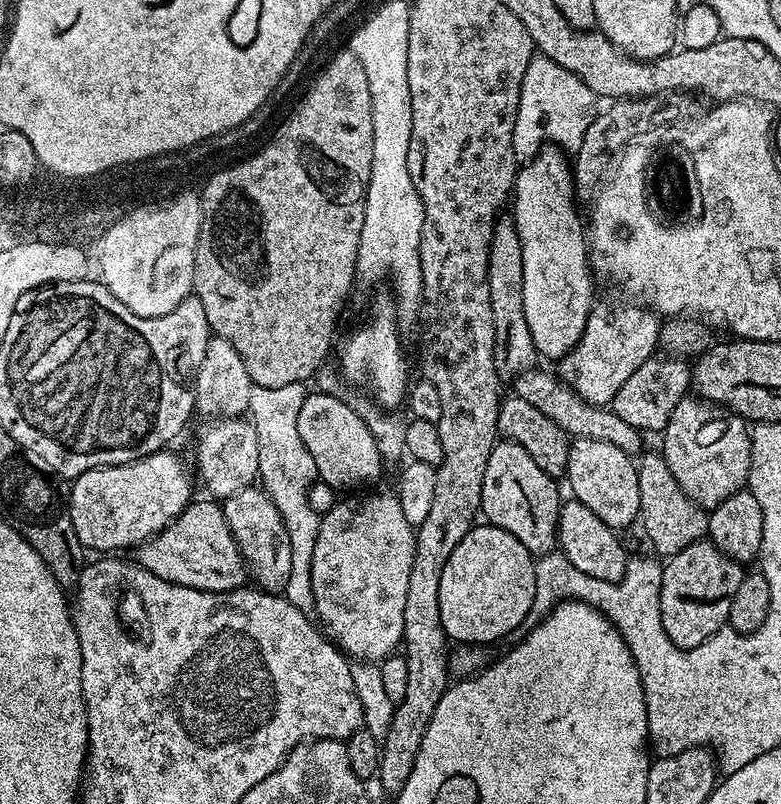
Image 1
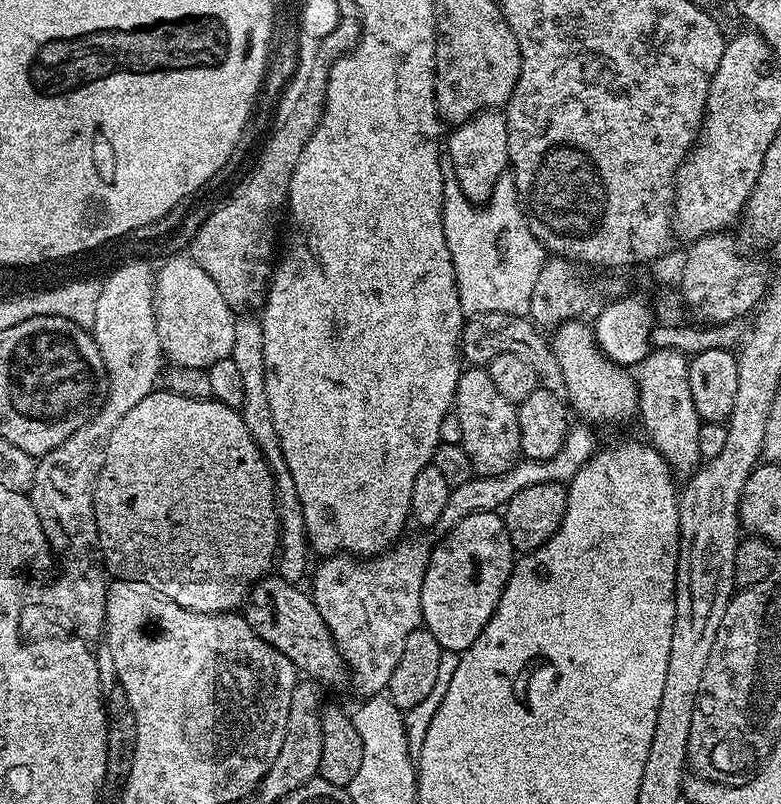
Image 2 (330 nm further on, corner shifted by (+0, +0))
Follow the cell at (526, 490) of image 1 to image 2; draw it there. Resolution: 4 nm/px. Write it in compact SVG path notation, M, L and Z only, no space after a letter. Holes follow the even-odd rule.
M468 366L458 378L454 411L462 425L460 445L470 454L472 471L477 476L506 474L521 459L520 431L518 430L517 405L510 403L499 392L490 378L487 367Z

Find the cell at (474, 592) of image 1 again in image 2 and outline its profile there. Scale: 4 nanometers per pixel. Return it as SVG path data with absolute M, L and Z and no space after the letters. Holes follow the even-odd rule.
M500 512L470 514L462 518L462 522L458 522L458 526L454 526L441 540L444 541L433 547L432 557L426 566L426 578L422 578L422 624L430 630L430 634L434 634L434 638L438 638L444 651L459 654L471 646L474 638L482 634L486 622L490 622L502 598L502 590L506 590L506 582L516 564L518 553L510 542L510 534Z

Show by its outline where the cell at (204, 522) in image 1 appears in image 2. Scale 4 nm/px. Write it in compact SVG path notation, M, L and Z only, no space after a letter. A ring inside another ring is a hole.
M278 574L259 580L247 598L242 615L258 638L290 658L297 673L324 686L336 684L349 675L348 666L330 634L330 626L326 626L322 614L318 614L318 606L314 606L311 595L293 581L283 580Z

